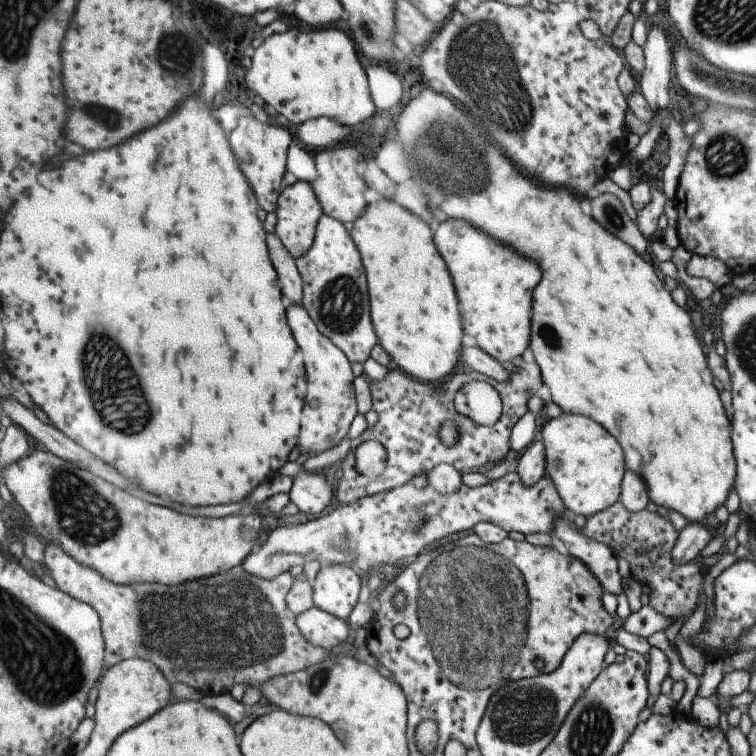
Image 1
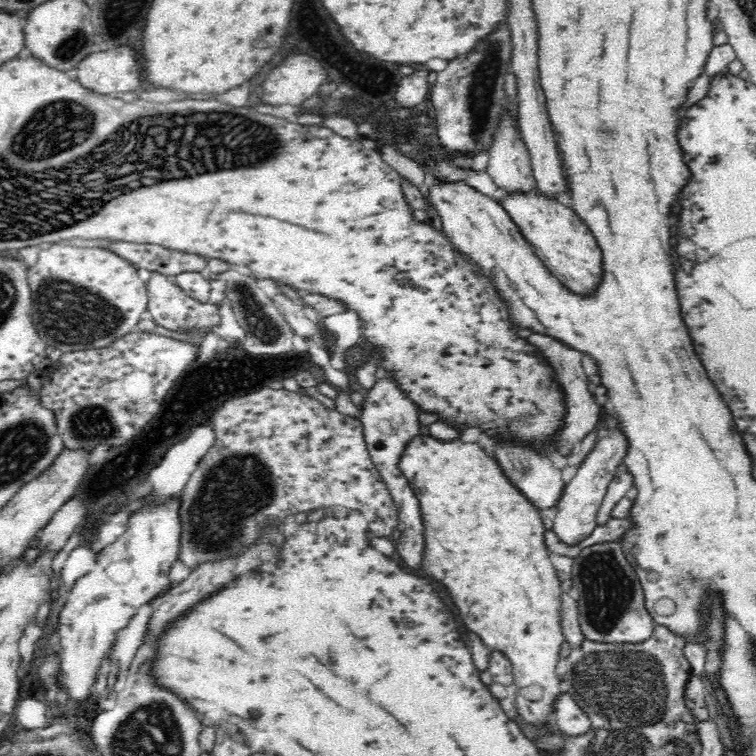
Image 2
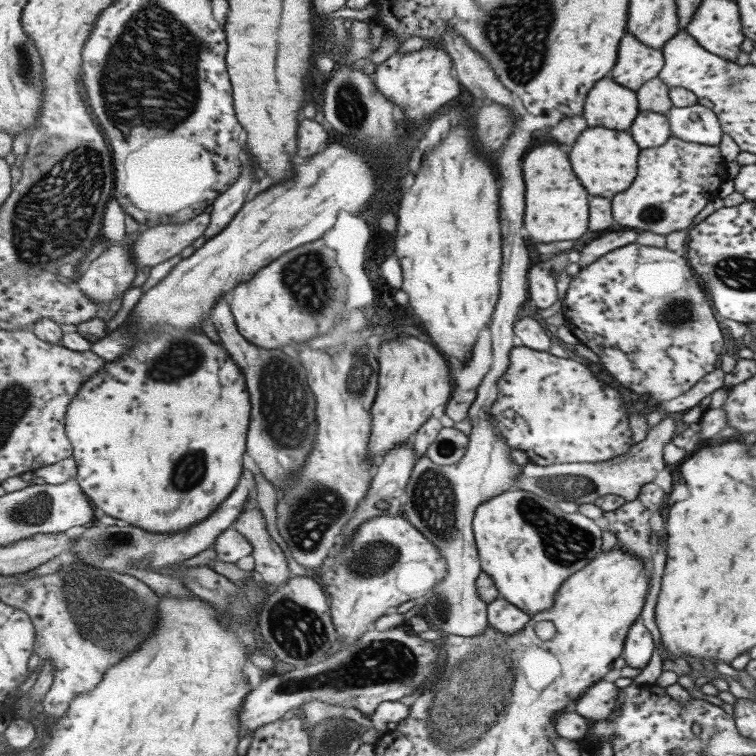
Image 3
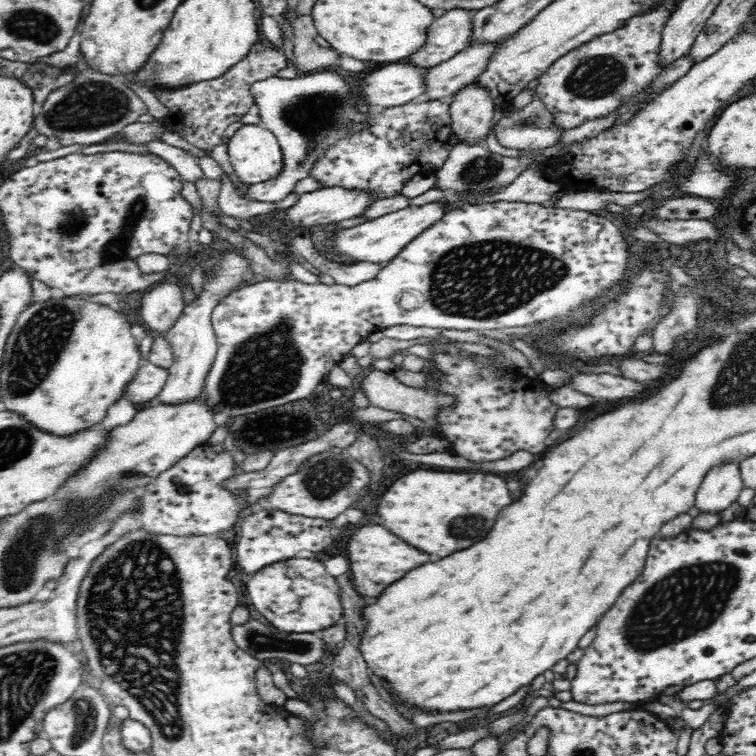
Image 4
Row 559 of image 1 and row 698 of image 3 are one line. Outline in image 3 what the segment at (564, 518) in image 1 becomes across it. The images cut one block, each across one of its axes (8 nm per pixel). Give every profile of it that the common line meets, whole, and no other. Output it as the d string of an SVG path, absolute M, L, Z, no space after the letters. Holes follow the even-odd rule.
M601 679L597 684L587 689L585 696L577 699L575 711L588 720L600 721L611 717L620 688L617 688L613 682L606 682Z

